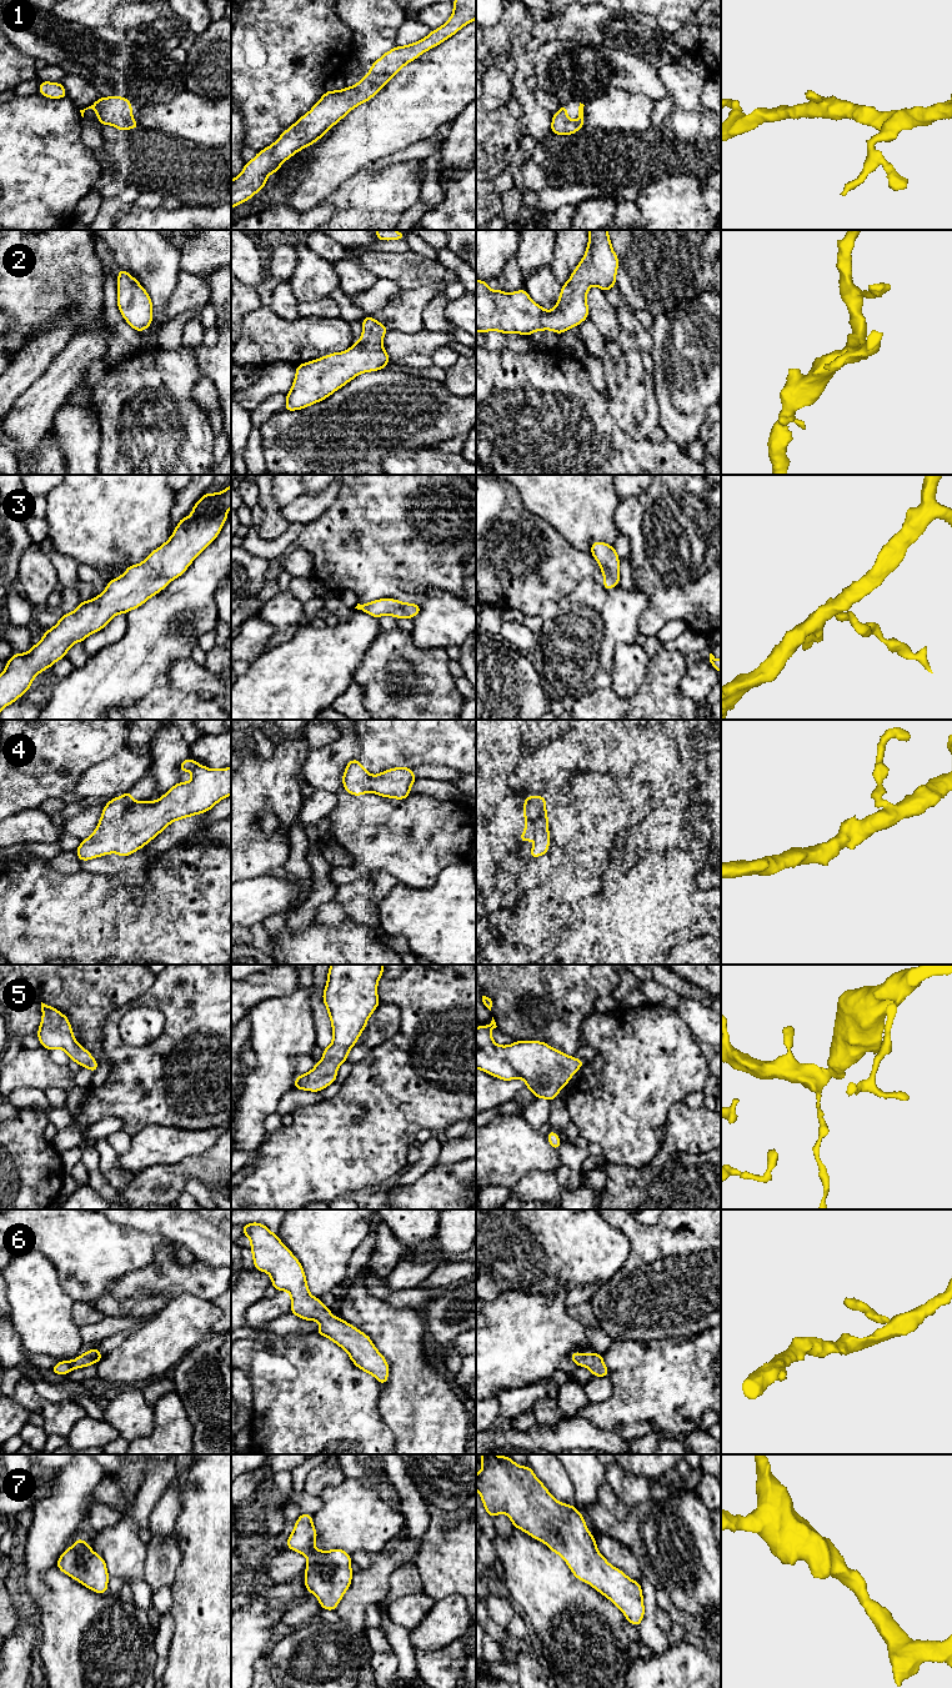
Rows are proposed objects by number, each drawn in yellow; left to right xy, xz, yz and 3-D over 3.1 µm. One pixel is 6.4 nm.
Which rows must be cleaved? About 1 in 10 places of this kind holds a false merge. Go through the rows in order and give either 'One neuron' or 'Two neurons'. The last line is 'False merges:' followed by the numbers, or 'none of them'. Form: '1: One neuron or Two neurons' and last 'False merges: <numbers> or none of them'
1: One neuron
2: One neuron
3: One neuron
4: One neuron
5: One neuron
6: One neuron
7: One neuron
False merges: none of them

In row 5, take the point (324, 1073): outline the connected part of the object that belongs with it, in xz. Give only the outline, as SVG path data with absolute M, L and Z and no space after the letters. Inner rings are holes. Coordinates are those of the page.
M331 965L322 1000L329 1011L332 1025L332 1042L322 1050L324 1058L305 1073L297 1075L294 1088L320 1092L336 1082L339 1066L347 1061L349 1051L354 1047L367 1025L367 1020L380 1005L377 997L379 980L384 973L385 965Z

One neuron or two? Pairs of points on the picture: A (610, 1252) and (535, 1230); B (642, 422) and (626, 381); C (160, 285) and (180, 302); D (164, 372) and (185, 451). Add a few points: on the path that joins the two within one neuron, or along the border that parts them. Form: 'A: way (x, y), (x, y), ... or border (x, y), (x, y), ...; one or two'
A: way (591, 1251), (579, 1251), (554, 1236); one
B: way (636, 412), (631, 401), (631, 391); one
C: border (179, 269), (168, 310), (160, 316); two
D: way (159, 392), (163, 401), (163, 425), (169, 431); one

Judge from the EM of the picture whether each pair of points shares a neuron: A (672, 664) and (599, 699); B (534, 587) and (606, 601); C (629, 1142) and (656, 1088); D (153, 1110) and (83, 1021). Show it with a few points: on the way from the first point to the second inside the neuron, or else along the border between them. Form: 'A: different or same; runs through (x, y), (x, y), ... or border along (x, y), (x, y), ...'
A: same; runs through (657, 682), (635, 705), (617, 705)
B: different; border along (594, 580), (582, 580), (557, 601)
C: same; runs through (629, 1128), (629, 1116), (642, 1102)
D: different; border along (109, 1016), (103, 1027), (101, 1050), (104, 1055)

